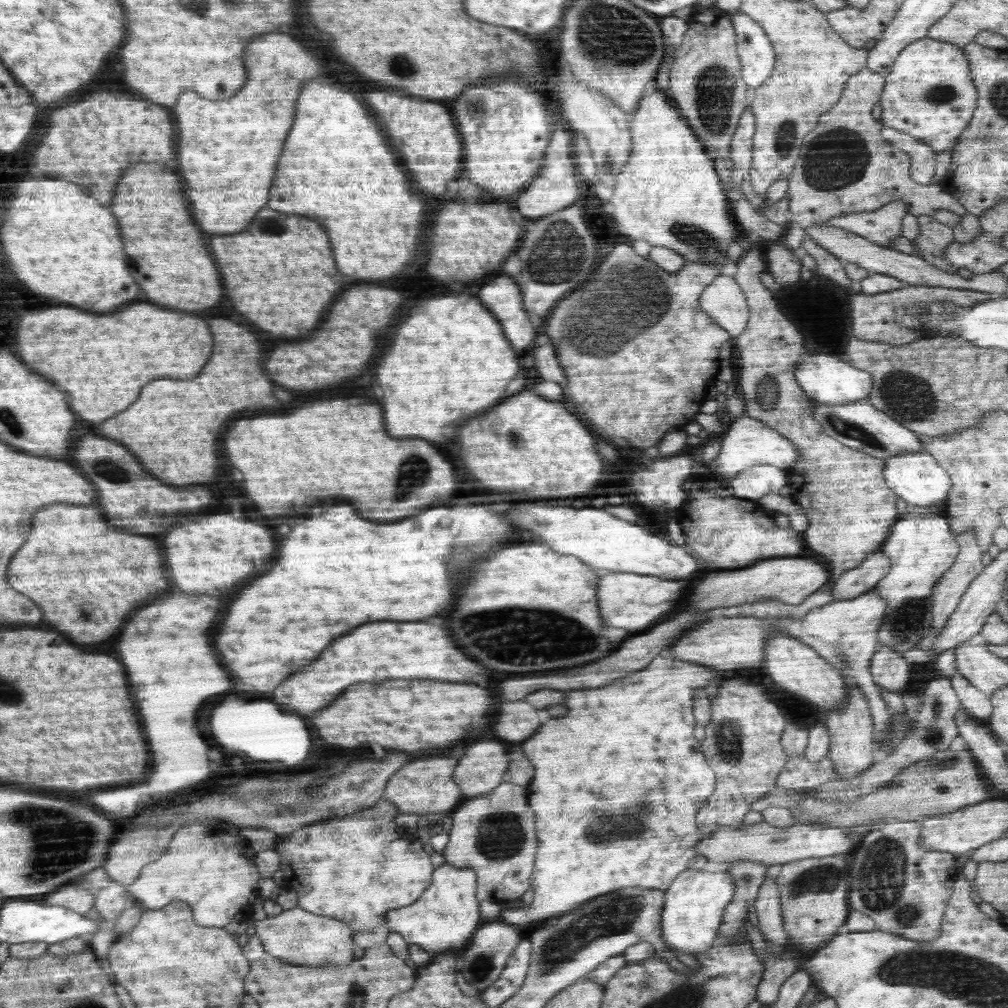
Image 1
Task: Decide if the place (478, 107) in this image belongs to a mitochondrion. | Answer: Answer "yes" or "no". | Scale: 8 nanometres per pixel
yes

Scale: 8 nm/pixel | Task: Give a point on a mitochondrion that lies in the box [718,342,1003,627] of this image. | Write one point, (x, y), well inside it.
(905, 393)

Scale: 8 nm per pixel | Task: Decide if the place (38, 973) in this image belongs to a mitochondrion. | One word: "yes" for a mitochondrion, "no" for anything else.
no

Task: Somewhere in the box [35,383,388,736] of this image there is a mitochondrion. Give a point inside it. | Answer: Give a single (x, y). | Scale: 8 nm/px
(105, 469)

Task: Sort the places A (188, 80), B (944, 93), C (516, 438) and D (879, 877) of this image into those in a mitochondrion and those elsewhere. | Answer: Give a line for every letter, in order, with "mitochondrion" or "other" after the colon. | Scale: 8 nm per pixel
A: other
B: mitochondrion
C: mitochondrion
D: mitochondrion

